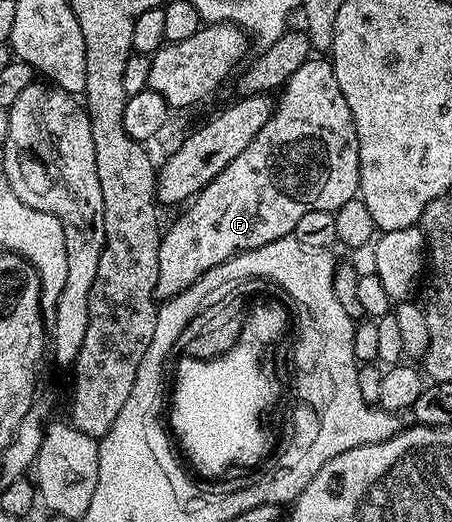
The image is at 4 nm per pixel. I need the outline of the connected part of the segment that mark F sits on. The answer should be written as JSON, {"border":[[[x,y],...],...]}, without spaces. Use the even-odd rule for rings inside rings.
{"border":[[[313,57],[304,62],[302,69],[297,69],[294,75],[290,77],[290,81],[286,81],[284,86],[280,88],[278,102],[275,104],[270,121],[266,121],[266,125],[262,125],[262,129],[258,129],[258,135],[254,137],[254,141],[250,141],[250,145],[246,145],[246,149],[242,149],[242,153],[238,153],[238,157],[234,157],[234,161],[230,161],[230,165],[226,165],[226,169],[222,169],[222,173],[218,173],[218,177],[214,177],[214,181],[210,181],[210,185],[206,185],[196,194],[196,198],[181,210],[185,211],[169,227],[167,224],[166,230],[161,234],[160,248],[158,249],[157,300],[172,299],[178,293],[185,291],[194,281],[198,281],[198,277],[202,277],[202,273],[222,265],[233,255],[241,255],[244,251],[258,249],[270,241],[289,238],[295,232],[300,218],[306,213],[310,213],[310,209],[339,211],[342,205],[346,205],[346,201],[357,198],[359,189],[358,137],[354,129],[350,105],[346,105],[346,97],[342,97],[342,89],[338,89],[338,77],[334,77],[331,62],[324,57]]]}

